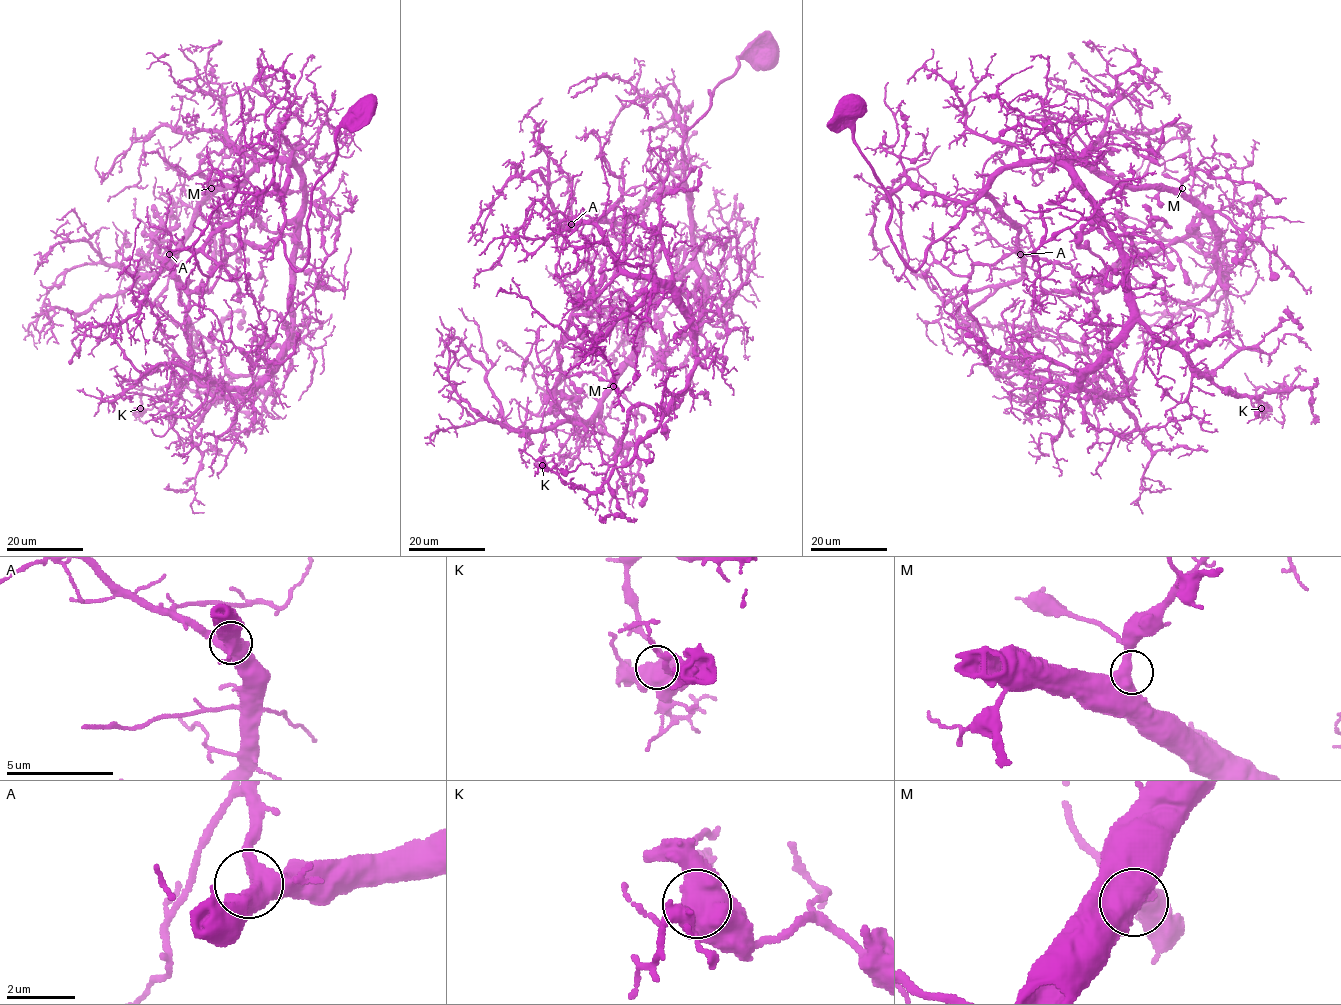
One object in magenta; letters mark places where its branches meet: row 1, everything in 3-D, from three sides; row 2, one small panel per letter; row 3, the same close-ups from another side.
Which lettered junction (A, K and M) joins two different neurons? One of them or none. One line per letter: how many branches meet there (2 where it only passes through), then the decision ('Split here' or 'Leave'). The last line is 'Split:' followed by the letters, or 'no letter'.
A: Branches: 3. Leave
K: Branches: 2. Split here
M: Branches: 2. Leave
Split: K

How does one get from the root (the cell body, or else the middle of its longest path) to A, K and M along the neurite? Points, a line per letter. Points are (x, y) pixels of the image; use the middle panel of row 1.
A: (767, 57), (738, 57), (736, 71), (709, 91), (710, 108), (683, 142), (681, 184), (621, 222), (571, 224)
K: (767, 57), (738, 57), (683, 142), (693, 265), (704, 283), (693, 375), (596, 491), (542, 465)
M: (767, 57), (738, 57), (687, 130), (692, 260), (651, 303), (640, 350), (613, 386)

